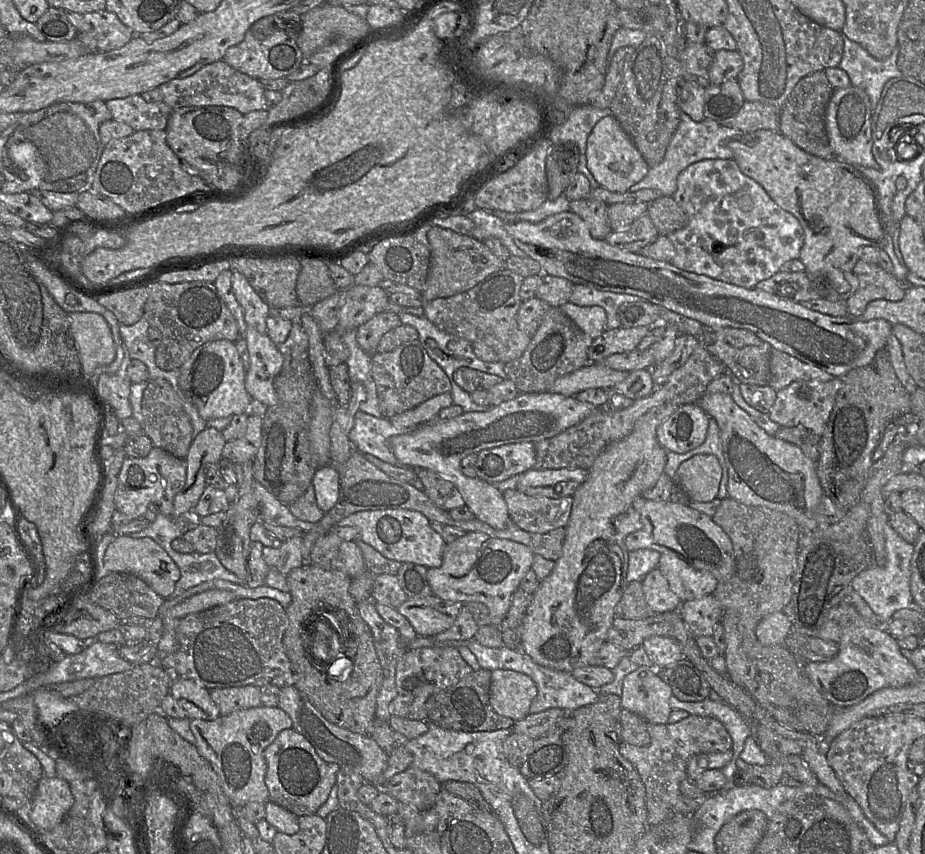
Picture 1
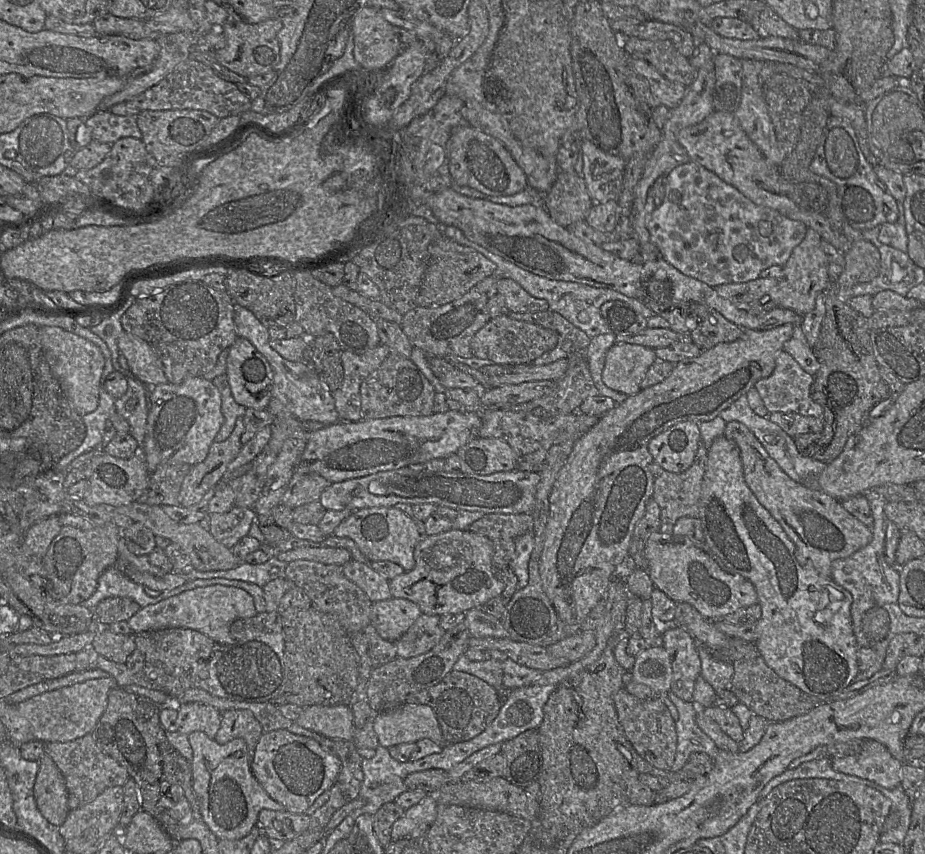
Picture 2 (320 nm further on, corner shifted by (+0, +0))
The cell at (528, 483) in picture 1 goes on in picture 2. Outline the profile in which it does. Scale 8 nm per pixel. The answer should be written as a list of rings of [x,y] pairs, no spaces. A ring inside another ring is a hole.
[[[410,467],[382,471],[367,476],[331,483],[320,496],[326,510],[357,511],[370,507],[394,507],[398,504],[434,504],[456,511],[484,514],[531,513],[536,503],[536,488],[540,482],[538,472],[512,470],[490,475],[453,474],[446,471],[414,471]]]

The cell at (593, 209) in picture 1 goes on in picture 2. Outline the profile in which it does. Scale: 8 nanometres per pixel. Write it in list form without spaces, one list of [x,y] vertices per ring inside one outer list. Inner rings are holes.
[[[560,171],[541,204],[554,222],[569,227],[575,222],[585,221],[594,201],[581,176],[574,171]]]

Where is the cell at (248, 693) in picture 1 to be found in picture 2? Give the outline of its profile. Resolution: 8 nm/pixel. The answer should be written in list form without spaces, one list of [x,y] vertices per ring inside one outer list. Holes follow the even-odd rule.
[[[230,709],[222,712],[220,728],[215,736],[218,744],[241,738],[246,742],[250,764],[256,745],[264,733],[261,724],[249,710]]]

